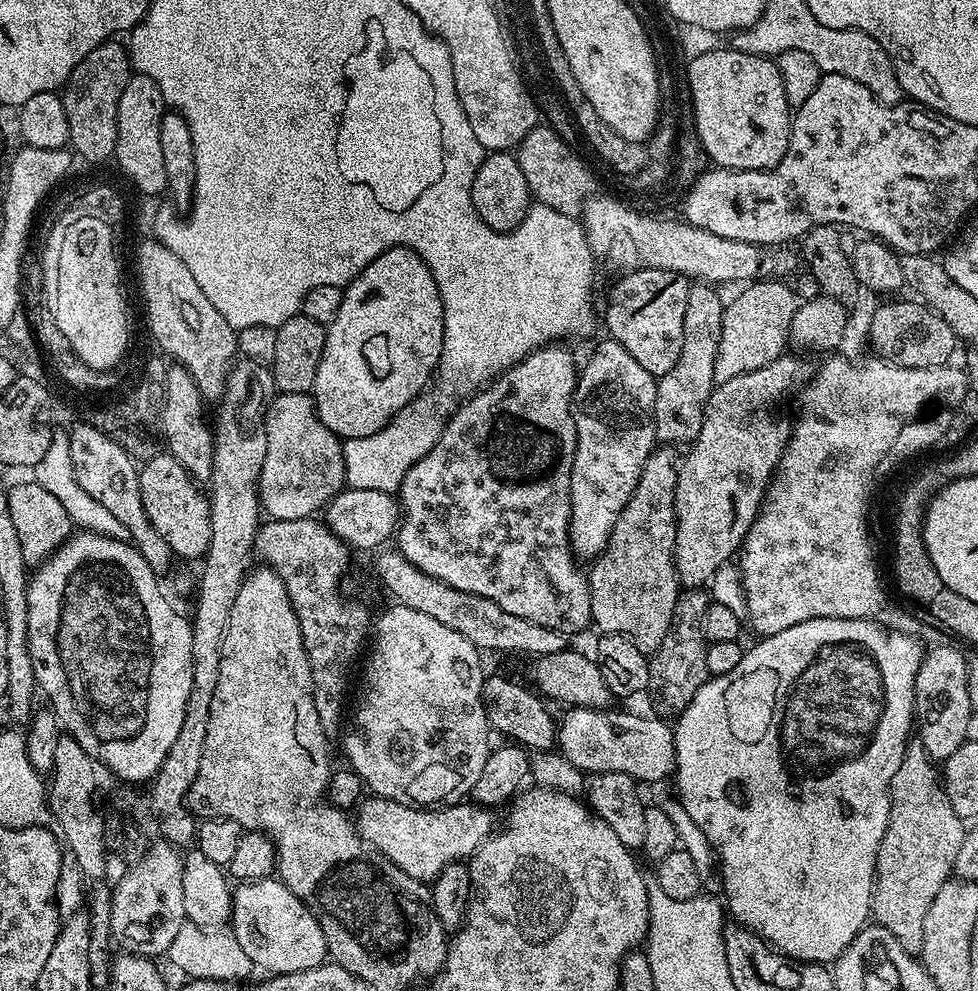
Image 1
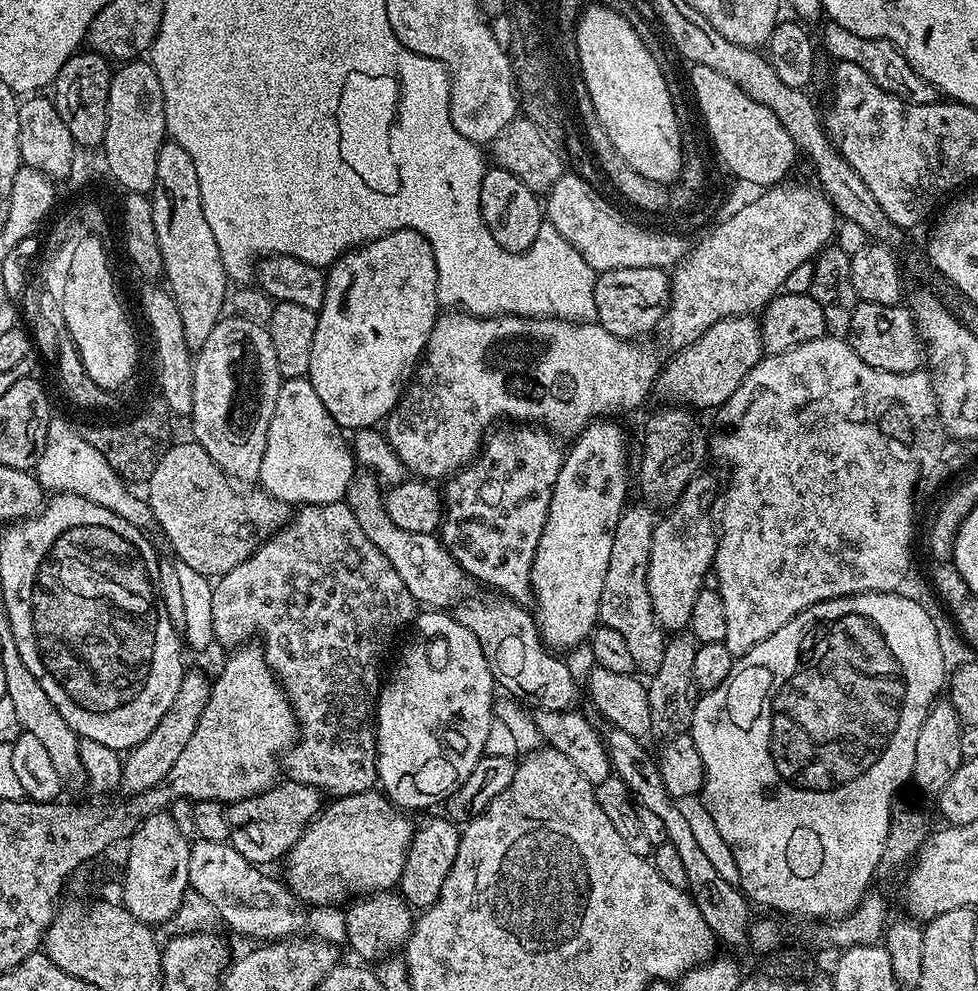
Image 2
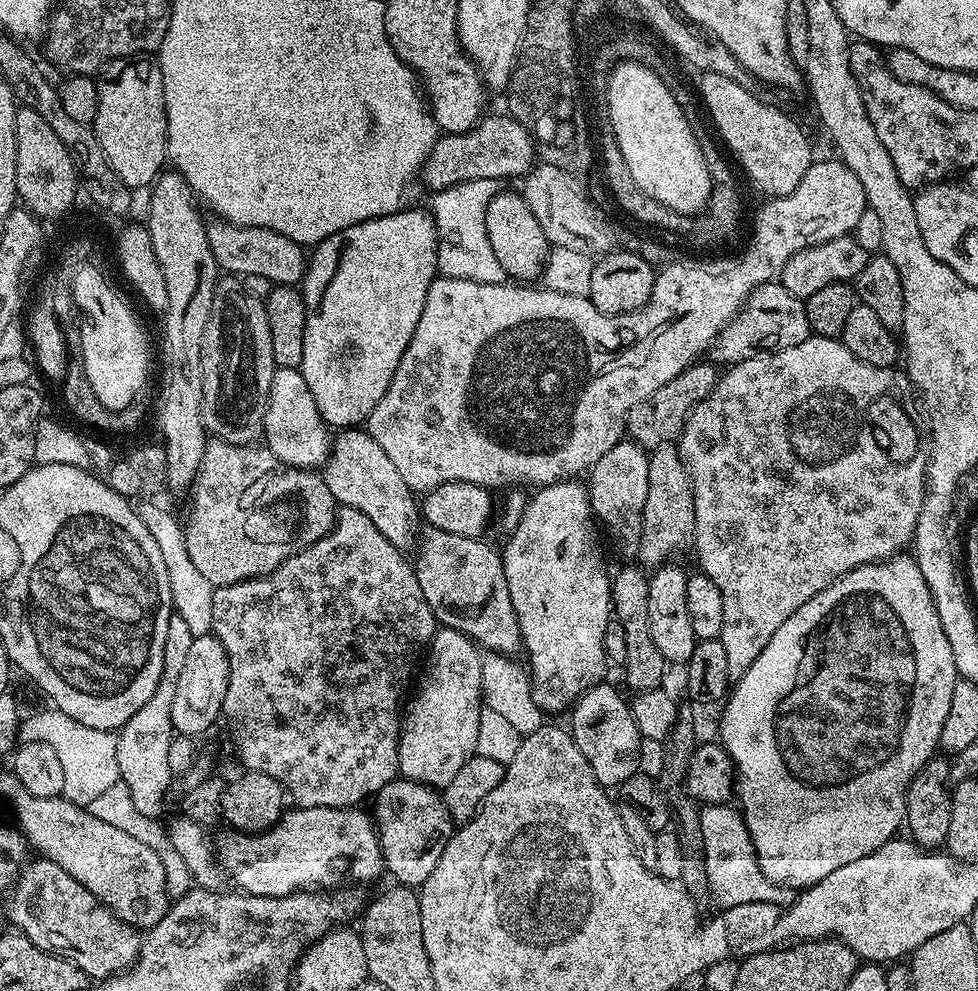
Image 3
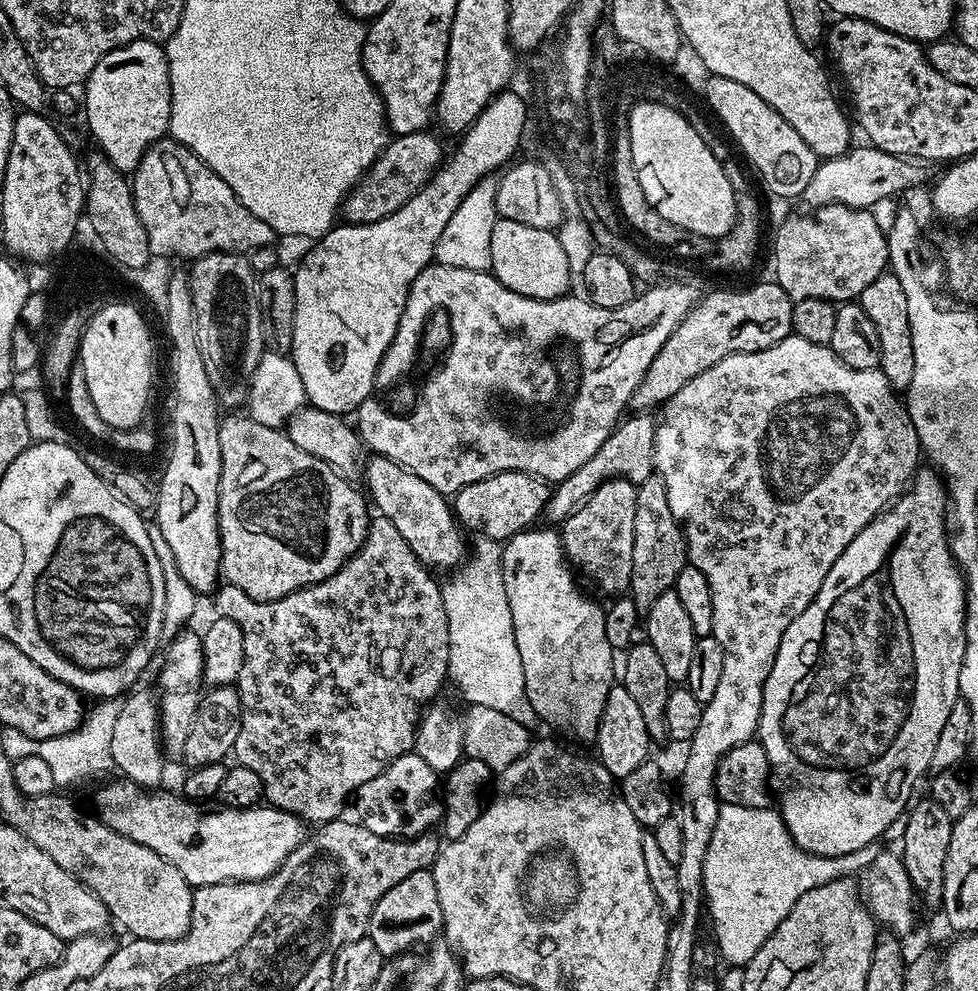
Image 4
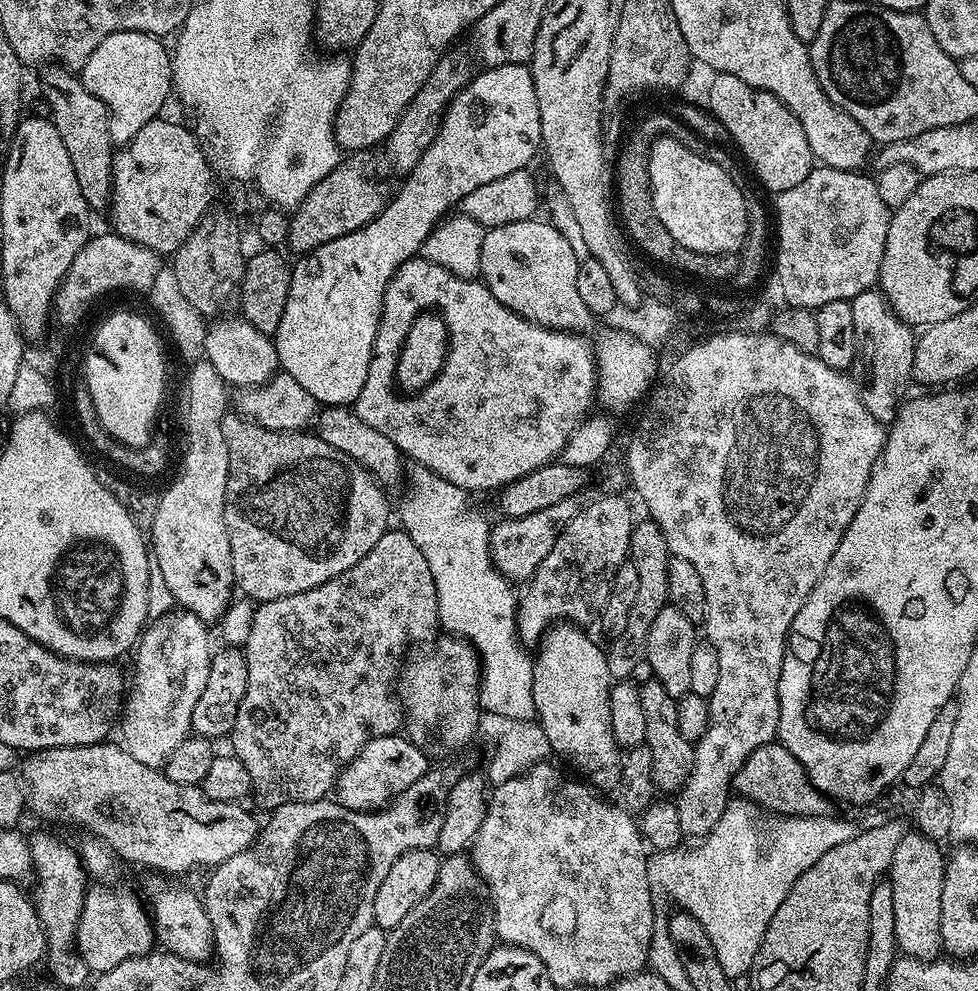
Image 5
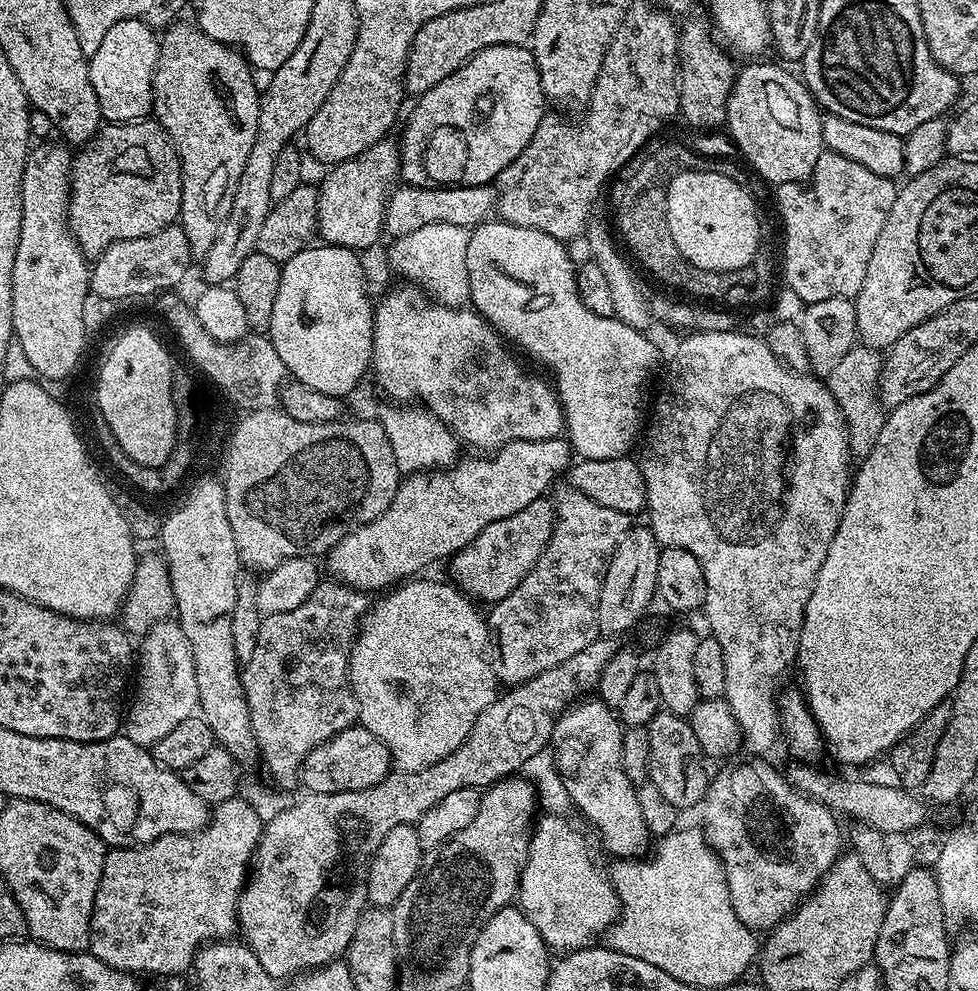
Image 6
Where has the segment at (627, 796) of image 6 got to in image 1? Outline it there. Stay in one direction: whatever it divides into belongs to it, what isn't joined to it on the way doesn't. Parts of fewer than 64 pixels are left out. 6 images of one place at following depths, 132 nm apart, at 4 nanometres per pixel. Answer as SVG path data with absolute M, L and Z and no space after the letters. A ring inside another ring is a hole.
M604 338L604 341L592 352L588 361L583 361L578 372L574 411L572 417L576 423L576 453L570 478L572 495L572 521L568 527L568 542L572 545L573 556L584 562L591 562L608 545L614 522L618 514L630 502L634 490L640 481L644 463L657 447L656 423L654 422L654 398L656 397L657 377L651 376L618 341Z

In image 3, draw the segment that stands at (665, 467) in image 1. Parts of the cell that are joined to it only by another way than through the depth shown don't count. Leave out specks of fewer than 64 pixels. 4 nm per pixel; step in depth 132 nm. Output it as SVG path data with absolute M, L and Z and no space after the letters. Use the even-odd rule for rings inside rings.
M624 568L620 573L611 577L612 604L614 618L626 633L626 662L622 666L624 680L632 687L633 693L649 692L652 688L661 687L660 679L664 676L666 662L662 654L658 654L658 646L654 646L654 638L650 638L648 629L648 576L645 569Z

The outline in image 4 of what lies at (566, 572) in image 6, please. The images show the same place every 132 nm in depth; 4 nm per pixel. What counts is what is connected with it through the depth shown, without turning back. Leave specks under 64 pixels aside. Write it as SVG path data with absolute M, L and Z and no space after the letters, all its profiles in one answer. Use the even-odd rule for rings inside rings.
M608 480L602 486L598 486L598 490L594 490L594 494L591 498L586 501L581 508L576 509L576 511L564 521L562 527L559 529L560 544L564 547L564 554L569 565L571 565L581 577L584 575L586 579L593 580L602 591L609 592L609 597L612 598L627 593L632 586L632 563L634 562L634 502L636 501L636 489L637 485L631 484L629 480Z

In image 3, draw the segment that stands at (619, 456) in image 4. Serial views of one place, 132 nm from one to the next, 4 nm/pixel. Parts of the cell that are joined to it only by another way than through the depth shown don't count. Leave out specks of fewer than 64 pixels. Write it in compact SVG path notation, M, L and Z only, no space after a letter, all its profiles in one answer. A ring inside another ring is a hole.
M711 362L691 364L686 370L682 370L682 374L666 382L666 386L654 390L650 398L642 398L642 402L638 402L634 410L630 410L627 435L645 450L659 448L662 444L672 444L684 431L688 415L695 410L697 404L701 404L707 398L710 390L714 390L717 379L717 365Z

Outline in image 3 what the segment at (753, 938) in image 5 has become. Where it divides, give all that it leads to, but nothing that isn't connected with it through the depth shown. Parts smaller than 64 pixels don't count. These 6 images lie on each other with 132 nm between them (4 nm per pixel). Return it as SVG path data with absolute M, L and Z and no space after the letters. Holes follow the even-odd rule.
M710 804L700 808L702 838L705 839L704 860L709 875L711 899L720 903L721 909L742 906L746 902L766 902L787 905L793 899L793 889L775 884L766 878L758 866L756 851L744 825L743 815L728 804Z

